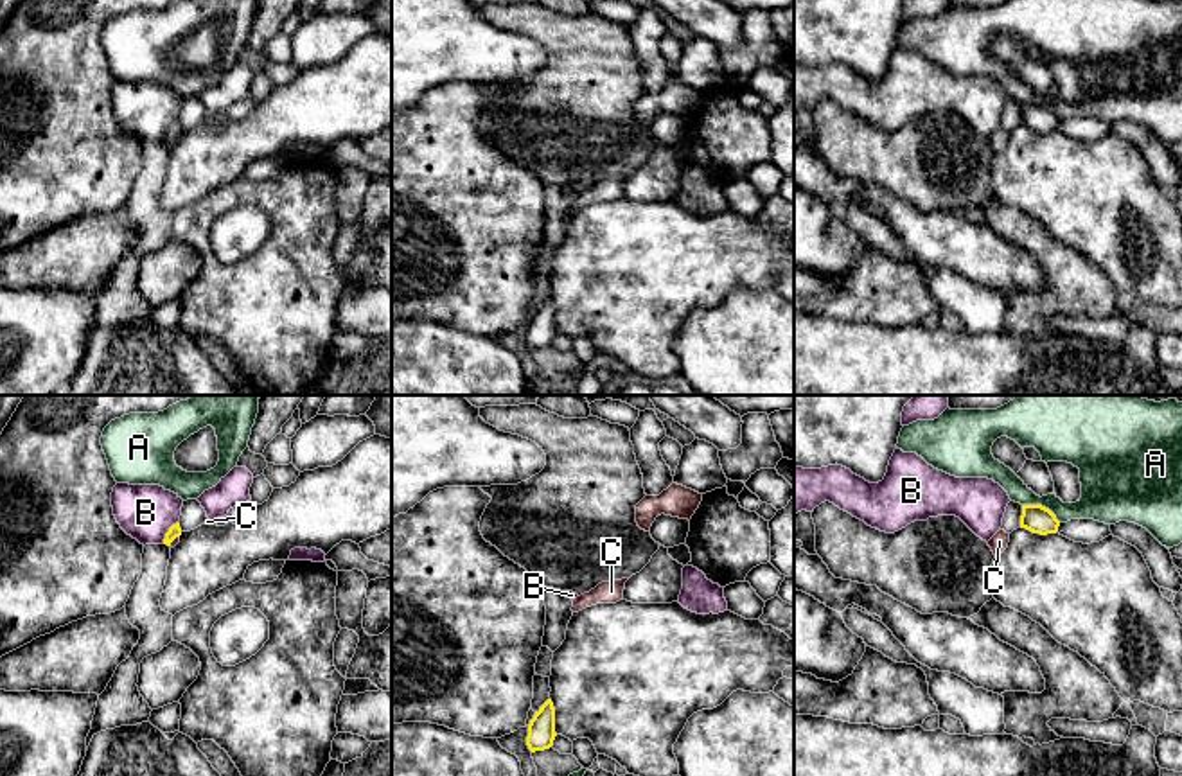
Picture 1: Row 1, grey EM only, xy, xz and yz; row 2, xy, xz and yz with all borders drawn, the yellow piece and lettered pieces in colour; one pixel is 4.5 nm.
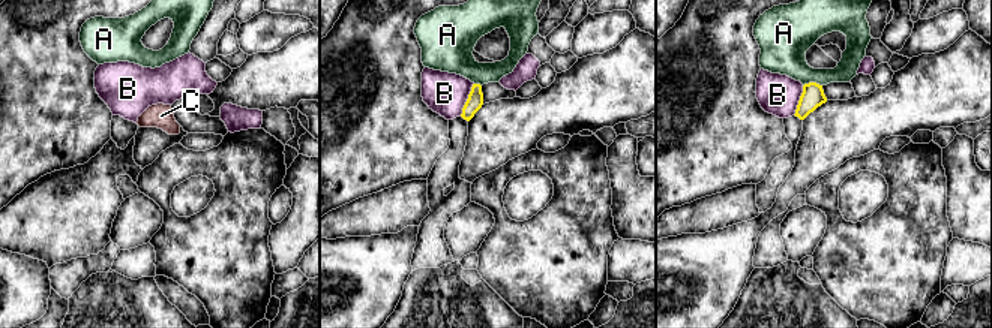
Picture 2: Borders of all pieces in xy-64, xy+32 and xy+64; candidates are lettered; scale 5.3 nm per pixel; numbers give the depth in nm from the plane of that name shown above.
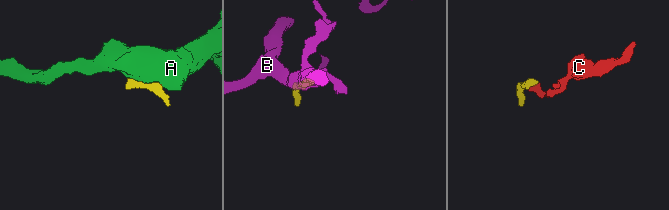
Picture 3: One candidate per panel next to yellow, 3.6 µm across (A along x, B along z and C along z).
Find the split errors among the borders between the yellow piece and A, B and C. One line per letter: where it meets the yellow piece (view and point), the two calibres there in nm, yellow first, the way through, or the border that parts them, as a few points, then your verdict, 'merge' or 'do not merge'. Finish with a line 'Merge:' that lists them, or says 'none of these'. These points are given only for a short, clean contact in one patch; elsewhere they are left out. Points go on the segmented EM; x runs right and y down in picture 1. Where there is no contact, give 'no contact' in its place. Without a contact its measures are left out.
A: contact yz (1040, 505); calibres 130 and 150 nm; do not merge
B: contact xy (167, 532); calibres 60 and 260 nm; border xy (178, 521), (169, 529), (162, 543); do not merge
C: contact xy (173, 539); calibres 60 and 20 nm; way xy (175, 530), (173, 539), (176, 539); merge
Merge: C

